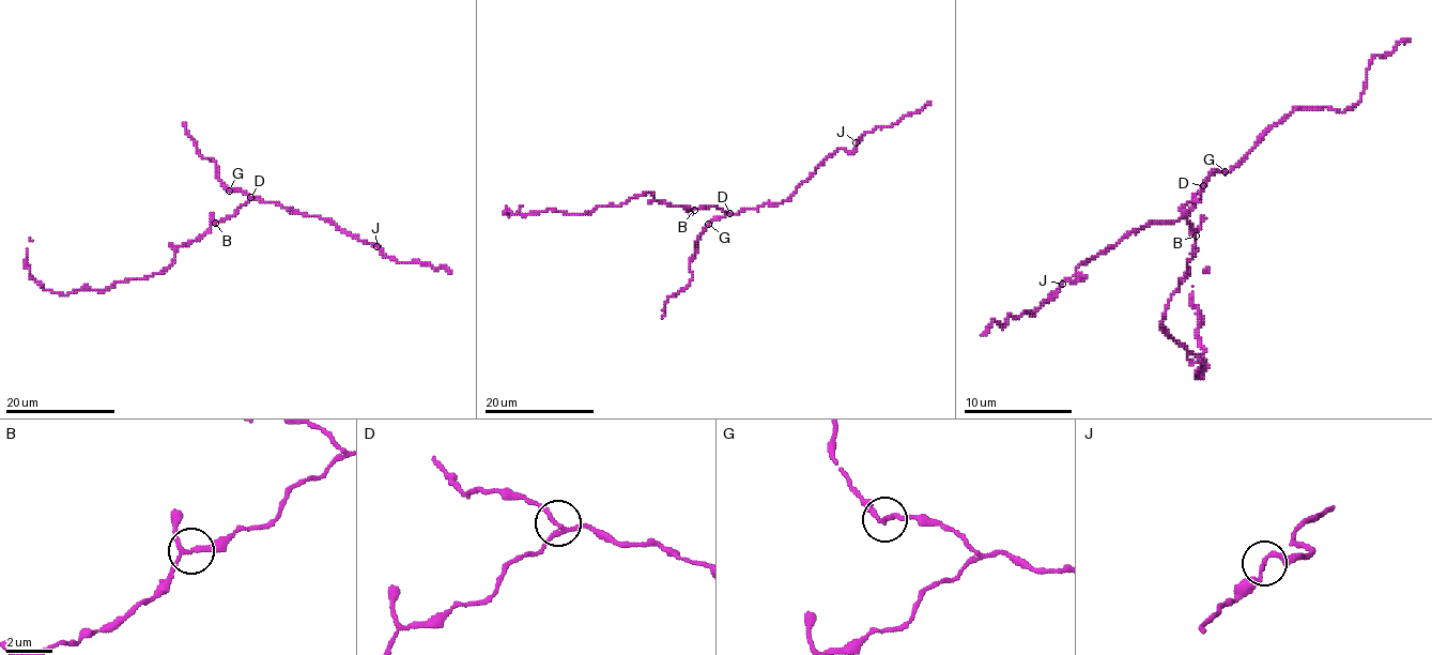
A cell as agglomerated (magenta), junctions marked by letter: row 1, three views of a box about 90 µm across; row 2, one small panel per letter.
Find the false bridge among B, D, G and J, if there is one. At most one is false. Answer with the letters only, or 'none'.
none

